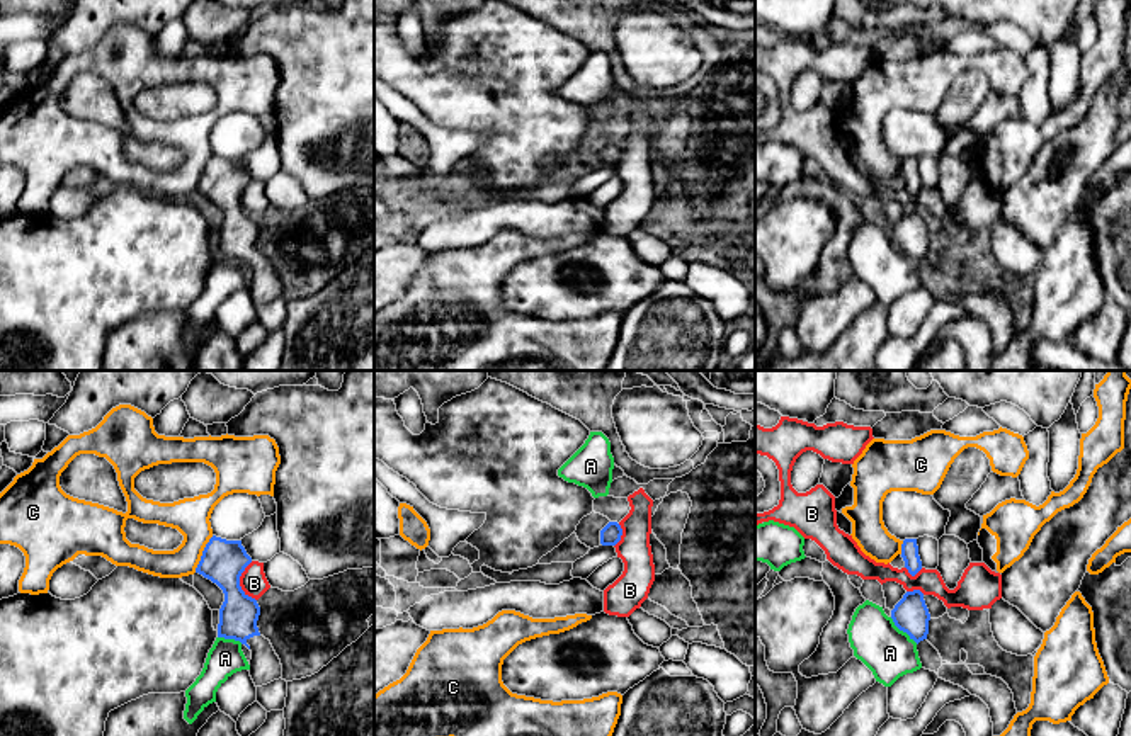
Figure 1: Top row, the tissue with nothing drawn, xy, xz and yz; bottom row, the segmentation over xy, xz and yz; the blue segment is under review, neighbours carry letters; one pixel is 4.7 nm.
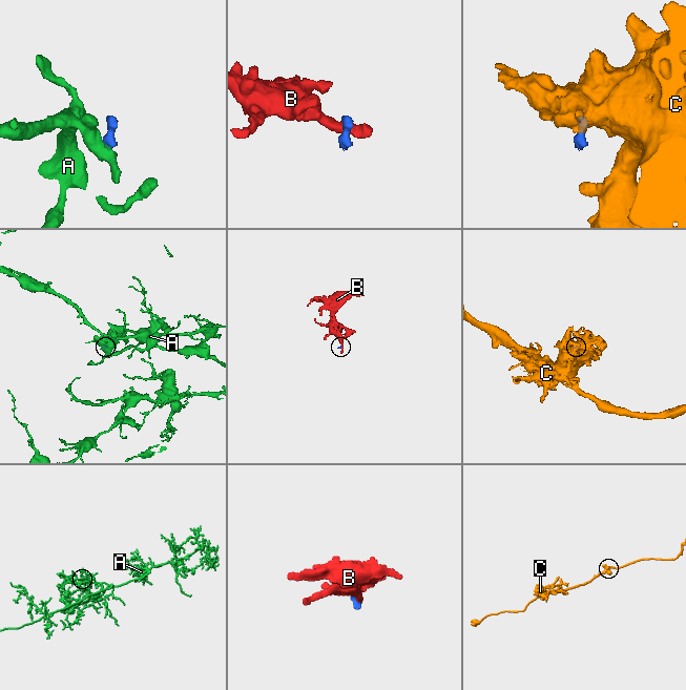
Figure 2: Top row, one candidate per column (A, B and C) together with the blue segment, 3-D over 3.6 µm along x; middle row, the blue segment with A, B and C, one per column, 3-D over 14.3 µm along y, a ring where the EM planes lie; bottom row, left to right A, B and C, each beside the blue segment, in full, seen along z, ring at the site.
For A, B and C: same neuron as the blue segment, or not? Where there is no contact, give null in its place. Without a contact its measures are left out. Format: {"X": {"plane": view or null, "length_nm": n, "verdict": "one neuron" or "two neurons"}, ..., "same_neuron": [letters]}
{"A": {"plane": "yz", "length_nm": 180, "verdict": "two neurons"}, "B": {"plane": "xy", "length_nm": 190, "verdict": "two neurons"}, "C": {"plane": "xy", "length_nm": 200, "verdict": "two neurons"}, "same_neuron": []}

